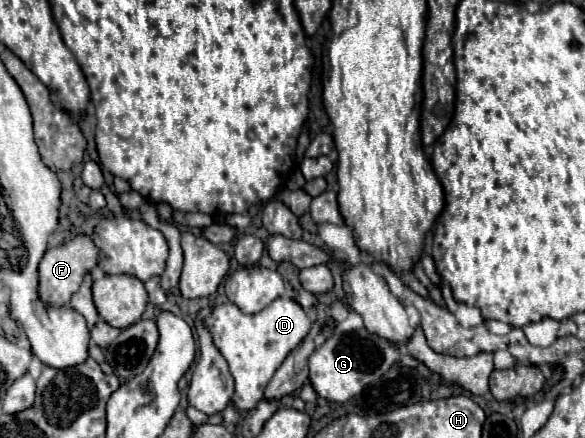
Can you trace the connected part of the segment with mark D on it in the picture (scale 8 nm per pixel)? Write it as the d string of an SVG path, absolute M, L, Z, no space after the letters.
M276 298L258 314L244 314L232 302L220 304L212 310L208 318L204 318L204 324L210 328L214 346L228 362L230 374L234 378L232 406L236 410L250 410L262 400L264 388L274 376L276 368L310 330L308 316L300 308L300 304L290 298Z

